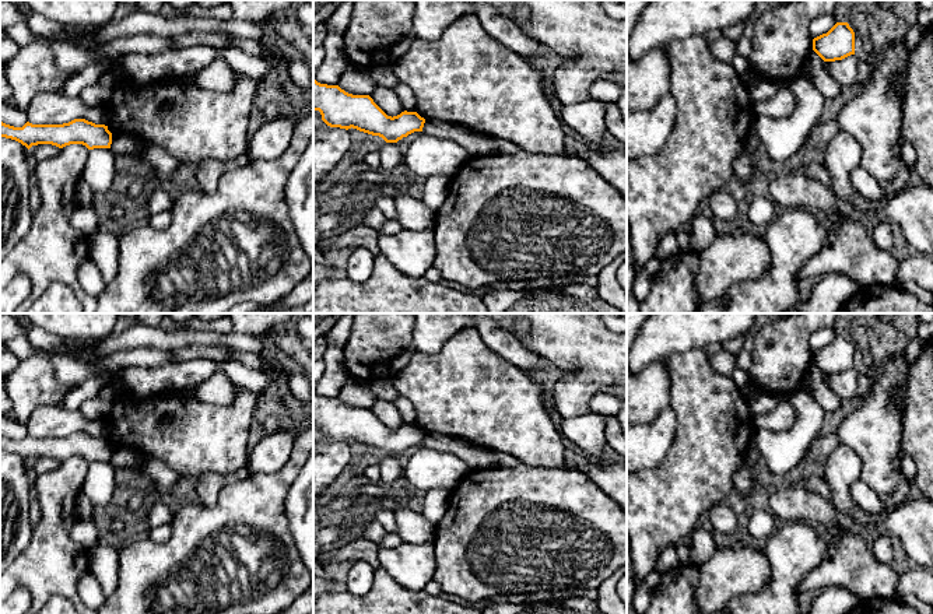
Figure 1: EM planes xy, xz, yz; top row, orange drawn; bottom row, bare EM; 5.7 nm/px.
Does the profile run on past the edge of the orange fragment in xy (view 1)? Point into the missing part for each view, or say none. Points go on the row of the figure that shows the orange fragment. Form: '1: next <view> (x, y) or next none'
1: next none

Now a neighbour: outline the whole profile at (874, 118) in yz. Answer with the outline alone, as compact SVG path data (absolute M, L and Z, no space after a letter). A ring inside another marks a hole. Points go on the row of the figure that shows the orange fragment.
M904 39L887 46L871 62L871 74L864 91L848 102L836 116L839 129L852 134L862 147L860 168L883 187L894 179L902 165L899 136L909 56Z

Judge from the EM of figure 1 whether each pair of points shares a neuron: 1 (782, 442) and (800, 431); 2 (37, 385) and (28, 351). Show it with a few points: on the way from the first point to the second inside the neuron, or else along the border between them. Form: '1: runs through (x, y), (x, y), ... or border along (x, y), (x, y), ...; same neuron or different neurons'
1: runs through (786, 442), (796, 435); same neuron
2: border along (21, 362), (45, 354), (56, 376); different neurons

